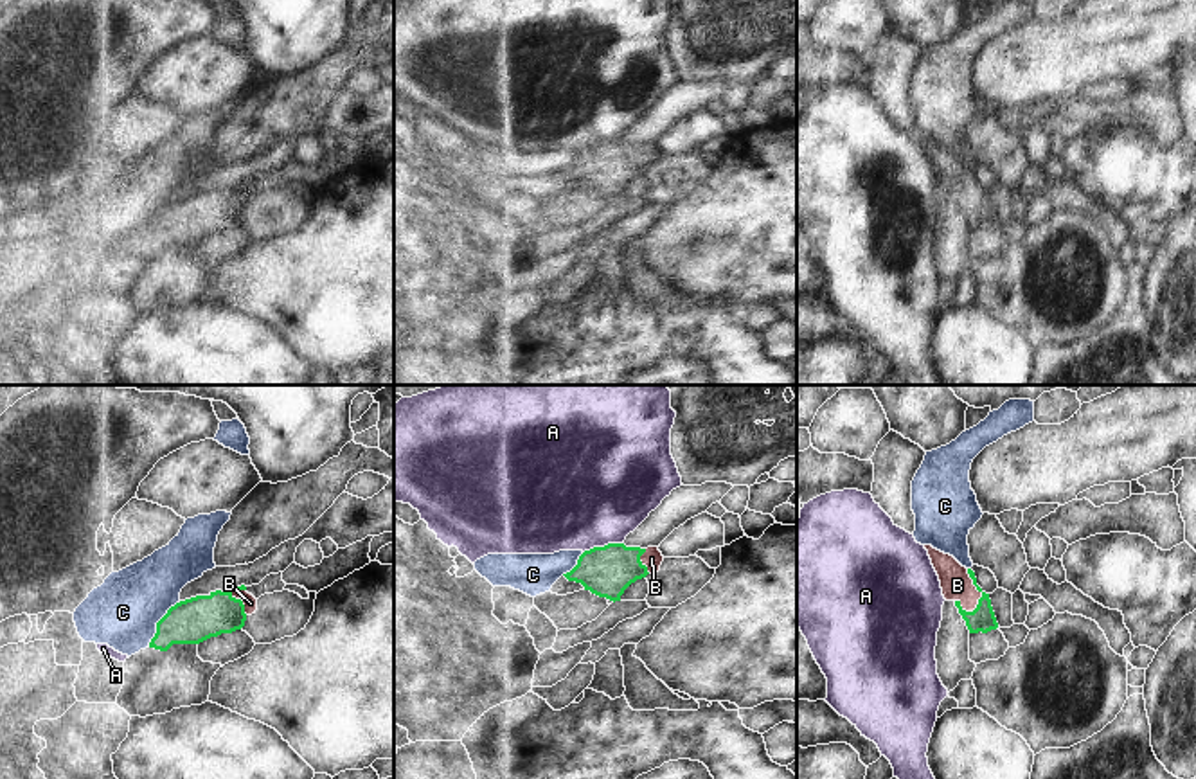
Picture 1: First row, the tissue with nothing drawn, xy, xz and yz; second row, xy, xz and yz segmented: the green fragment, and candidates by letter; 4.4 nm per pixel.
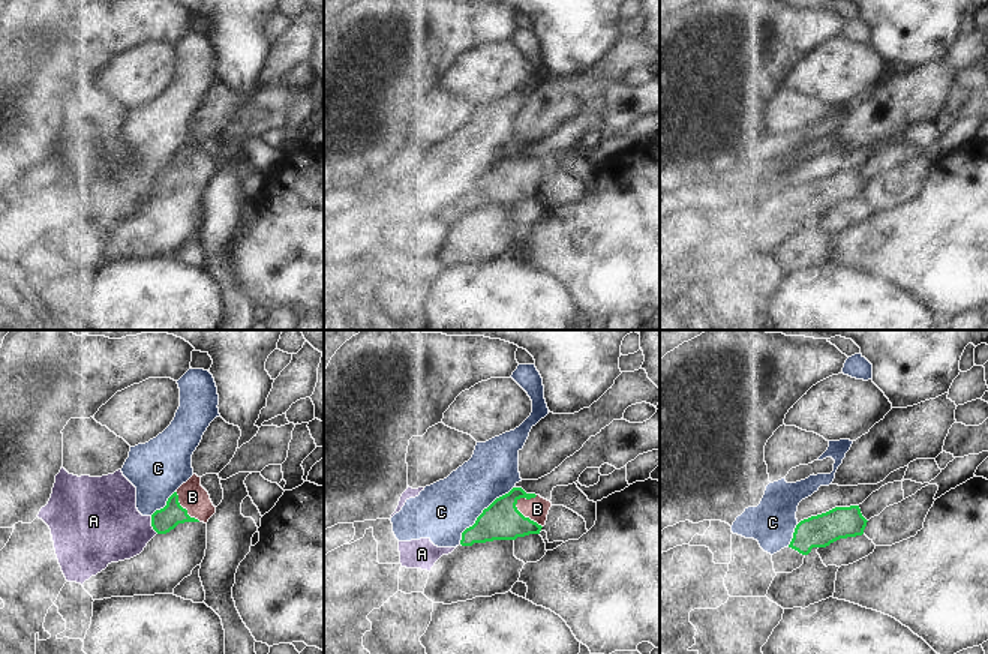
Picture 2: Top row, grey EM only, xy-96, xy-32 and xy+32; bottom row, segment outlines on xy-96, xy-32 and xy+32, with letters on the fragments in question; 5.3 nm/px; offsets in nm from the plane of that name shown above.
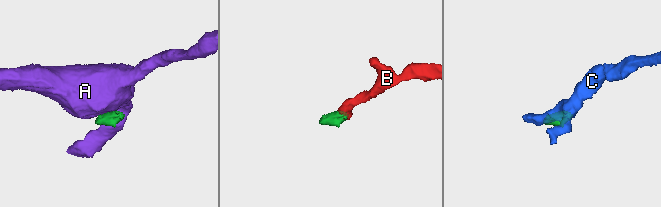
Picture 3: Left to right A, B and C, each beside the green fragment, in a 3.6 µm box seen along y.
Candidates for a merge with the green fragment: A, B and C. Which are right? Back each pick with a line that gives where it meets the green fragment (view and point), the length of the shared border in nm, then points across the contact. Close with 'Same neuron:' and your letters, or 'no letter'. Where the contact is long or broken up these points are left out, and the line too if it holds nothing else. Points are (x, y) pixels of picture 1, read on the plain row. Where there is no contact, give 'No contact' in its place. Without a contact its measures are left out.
B: Touches green at yz (977, 186). Shared border 200 nm. Path across: yz (982, 214), (977, 186), (957, 182)
Same neuron: B

